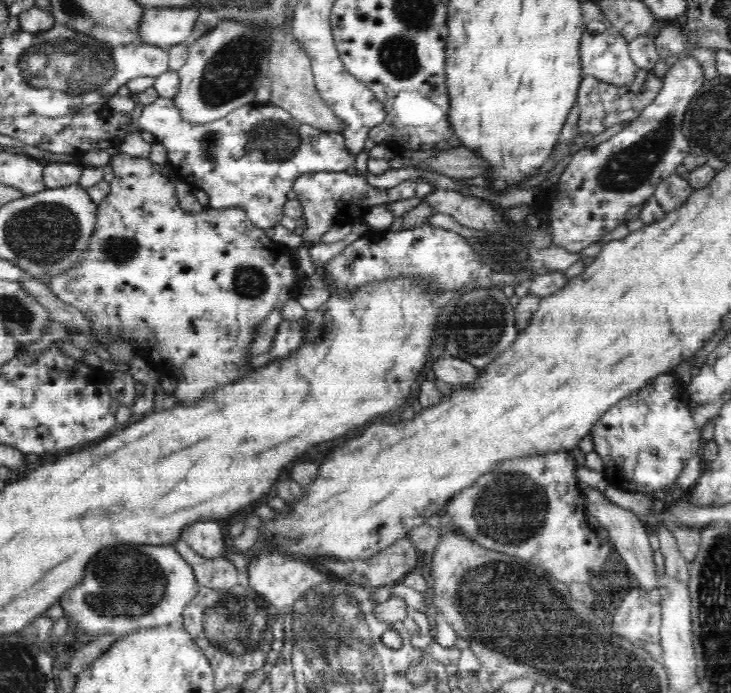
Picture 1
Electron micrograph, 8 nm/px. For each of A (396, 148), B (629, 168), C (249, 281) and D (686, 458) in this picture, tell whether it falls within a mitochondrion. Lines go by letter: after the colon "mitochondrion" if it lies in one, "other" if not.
A: other
B: mitochondrion
C: mitochondrion
D: other

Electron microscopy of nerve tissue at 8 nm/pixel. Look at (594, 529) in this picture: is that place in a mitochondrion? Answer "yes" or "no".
no

